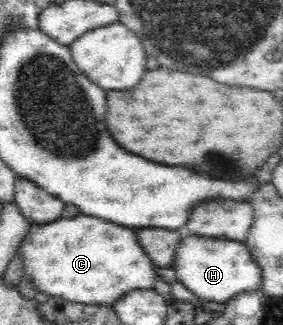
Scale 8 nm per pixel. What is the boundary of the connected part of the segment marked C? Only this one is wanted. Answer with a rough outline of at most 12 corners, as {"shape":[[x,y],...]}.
{"shape":[[82,213],[32,224],[24,277],[112,307],[159,278],[137,229]]}

